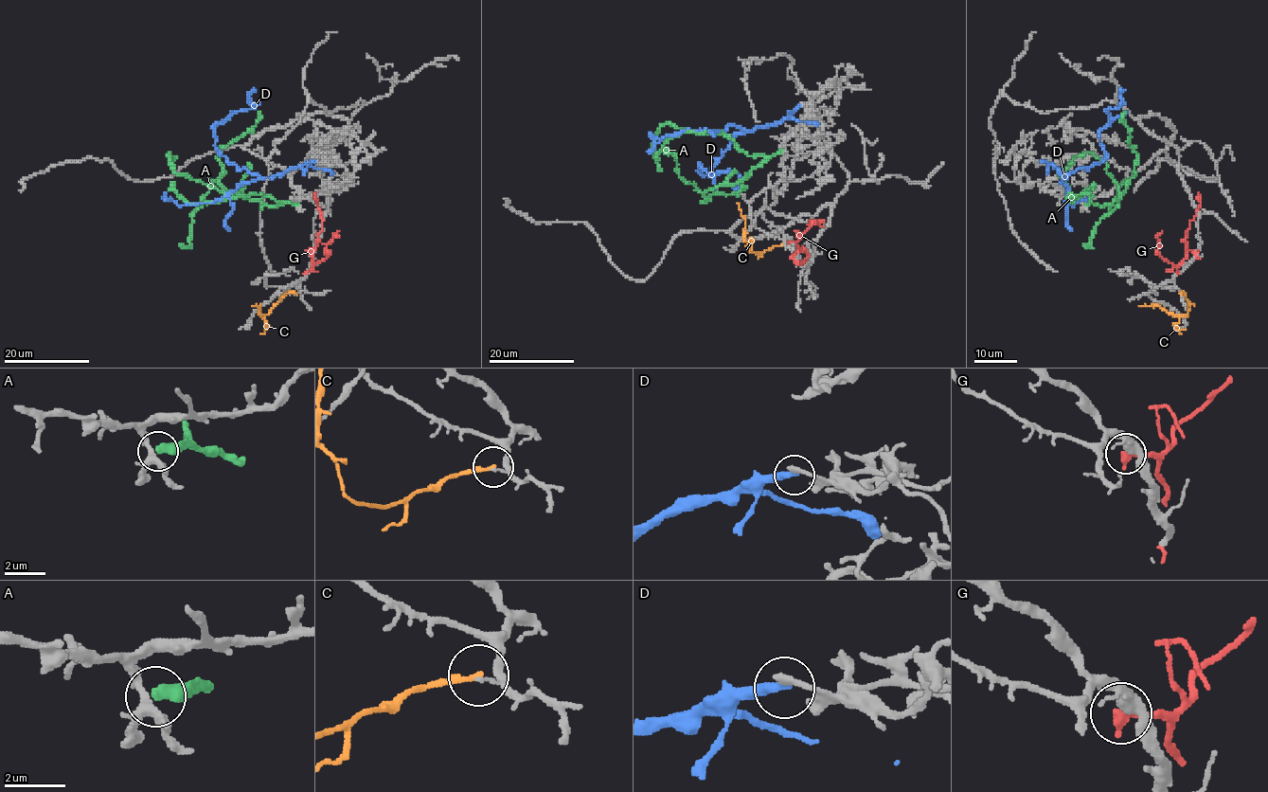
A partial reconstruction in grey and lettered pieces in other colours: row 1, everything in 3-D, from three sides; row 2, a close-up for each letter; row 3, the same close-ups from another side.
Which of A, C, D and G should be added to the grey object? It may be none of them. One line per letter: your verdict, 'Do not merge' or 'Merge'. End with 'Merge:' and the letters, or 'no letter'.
A: Do not merge
C: Do not merge
D: Do not merge
G: Do not merge
Merge: no letter

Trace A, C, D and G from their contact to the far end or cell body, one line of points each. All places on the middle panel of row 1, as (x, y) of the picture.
A: (781, 149), (765, 157), (735, 184), (719, 185), (704, 191), (679, 175), (675, 154), (670, 151), (663, 152)
C: (780, 244), (760, 252), (751, 251), (744, 239), (745, 219), (737, 202)
D: (800, 105), (734, 137), (709, 172), (700, 164), (703, 174), (733, 171), (739, 184)
G: (789, 241), (796, 242), (797, 250), (807, 253), (802, 264), (797, 261)

